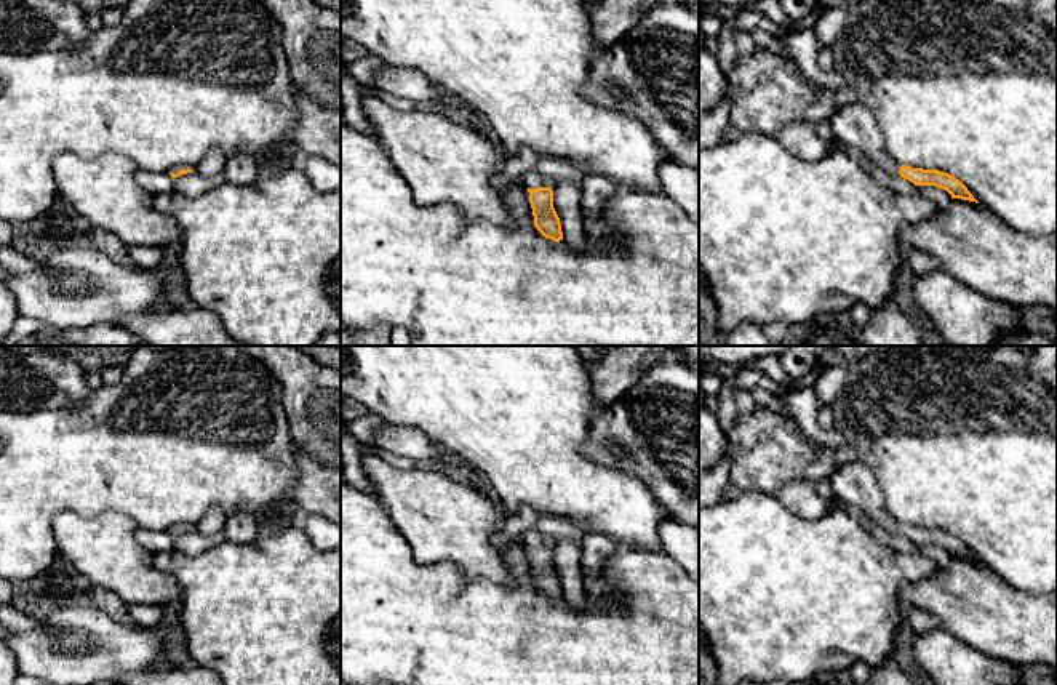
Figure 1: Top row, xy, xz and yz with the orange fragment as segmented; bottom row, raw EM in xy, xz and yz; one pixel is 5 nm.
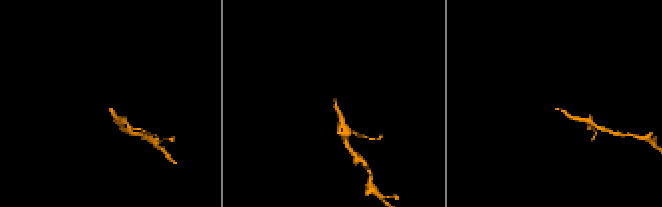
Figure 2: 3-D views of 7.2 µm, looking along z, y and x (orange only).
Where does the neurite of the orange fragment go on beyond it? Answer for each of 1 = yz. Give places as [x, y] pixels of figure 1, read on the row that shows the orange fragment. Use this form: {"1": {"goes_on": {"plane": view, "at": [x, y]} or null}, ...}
{"1": {"goes_on": {"plane": "yz", "at": [854, 127]}}}

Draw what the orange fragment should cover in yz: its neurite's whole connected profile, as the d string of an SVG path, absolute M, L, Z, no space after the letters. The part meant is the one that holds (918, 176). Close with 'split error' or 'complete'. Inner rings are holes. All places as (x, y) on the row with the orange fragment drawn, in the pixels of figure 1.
M859 101L838 107L830 115L832 131L836 146L849 150L856 157L865 157L880 170L889 174L900 174L915 186L935 186L947 190L951 198L979 203L967 187L955 176L939 170L911 168L899 165L884 149L884 138L868 107Z; split error

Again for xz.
M532 170L525 176L525 186L529 192L536 229L545 238L553 242L563 240L561 222L553 208L553 190L548 187L547 179L537 170Z; split error

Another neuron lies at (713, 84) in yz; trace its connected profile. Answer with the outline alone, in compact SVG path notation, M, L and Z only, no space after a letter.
M699 51L699 114L712 110L729 90L728 75L723 72L718 54Z

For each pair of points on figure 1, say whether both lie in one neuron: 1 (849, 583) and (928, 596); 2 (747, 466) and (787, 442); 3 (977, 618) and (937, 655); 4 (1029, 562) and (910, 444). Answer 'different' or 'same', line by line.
1: different
2: same
3: different
4: same

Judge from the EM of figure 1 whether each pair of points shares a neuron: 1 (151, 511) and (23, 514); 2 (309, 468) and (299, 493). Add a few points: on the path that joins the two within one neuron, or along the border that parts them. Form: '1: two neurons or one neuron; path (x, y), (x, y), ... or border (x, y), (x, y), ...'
1: one neuron; path (119, 493), (55, 493)
2: one neuron; path (309, 474), (306, 487)

